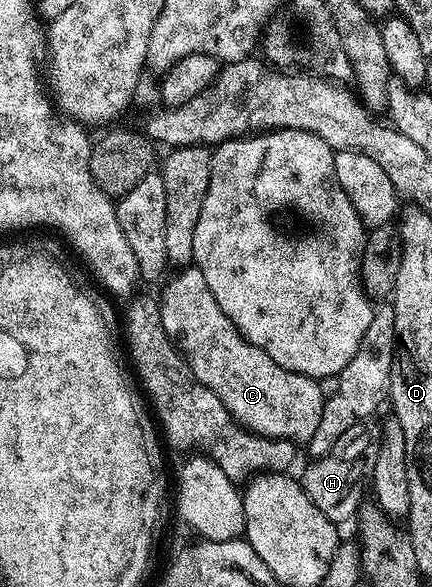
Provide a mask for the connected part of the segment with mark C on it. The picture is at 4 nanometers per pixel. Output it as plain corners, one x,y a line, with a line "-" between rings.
194,266
179,269
177,276
164,288
164,293
159,293
160,317
166,334
172,339
181,356
188,362
188,368
226,406
226,410
236,419
241,428
247,428
250,432
256,432
260,436
267,436
270,440
290,440
293,442
307,442
312,439
314,430
318,430
318,421
322,419
322,410
326,399
325,389
321,381
312,379
311,376
303,376
297,372
286,370
270,358
258,346
254,346
241,334
222,314
222,306
214,299
214,293
210,291
210,285
202,275
202,270

